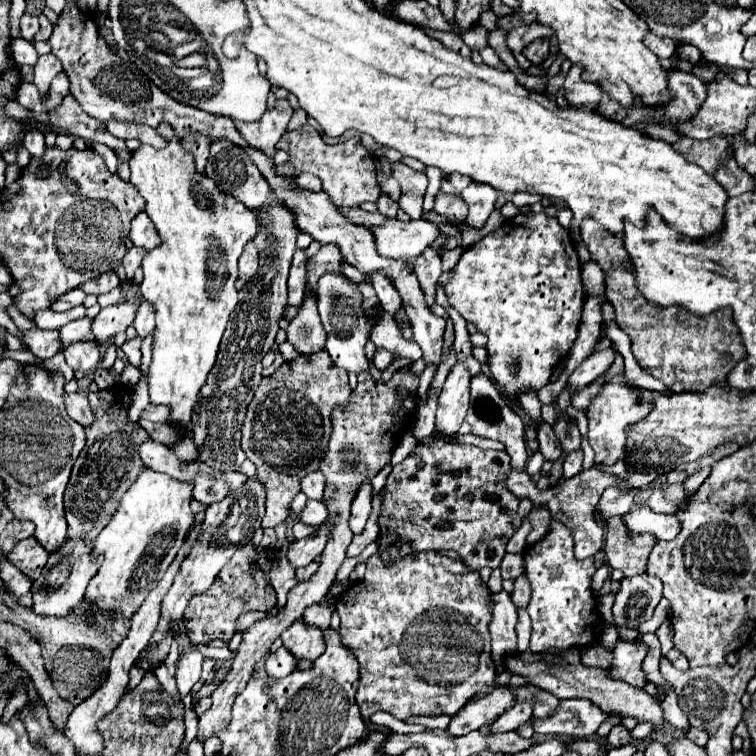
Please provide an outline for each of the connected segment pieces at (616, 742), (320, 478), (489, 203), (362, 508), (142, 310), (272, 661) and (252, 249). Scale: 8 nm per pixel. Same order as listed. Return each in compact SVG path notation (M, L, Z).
M616 724L612 730L610 730L610 734L608 734L608 738L606 738L606 744L610 746L610 748L618 748L618 746L624 746L624 744L630 744L630 732L622 726L622 724Z
M320 470L304 476L302 492L306 492L308 498L322 498L324 488L326 488L326 478L324 478L324 474Z
M472 182L464 192L462 198L468 202L468 216L466 222L474 228L482 228L488 220L488 216L494 210L494 202L498 198L496 190L490 184L480 184L480 182Z
M368 476L360 484L360 488L358 488L358 492L356 492L354 500L352 500L350 530L354 534L360 534L362 532L362 528L364 528L368 516L370 516L370 508L372 508L372 476Z
M142 298L140 306L138 306L138 312L136 312L136 320L134 320L134 326L136 326L136 332L138 336L146 336L154 330L154 318L156 318L156 312L154 312L154 306Z
M282 646L282 648L278 648L276 652L272 652L266 658L266 666L264 668L266 668L268 676L272 676L272 678L284 678L284 676L288 676L294 670L294 664L296 664L294 656Z
M252 242L246 244L246 248L244 248L242 256L240 256L238 268L240 268L238 286L244 286L256 274L256 268L258 268L258 252L256 252L256 246Z

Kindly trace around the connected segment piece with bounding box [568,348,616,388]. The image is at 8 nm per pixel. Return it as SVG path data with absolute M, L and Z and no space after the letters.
M606 348L606 350L596 350L590 358L586 358L568 378L568 384L574 388L582 388L588 386L590 382L594 382L598 376L602 376L608 366L614 362L616 358L616 350L614 348Z

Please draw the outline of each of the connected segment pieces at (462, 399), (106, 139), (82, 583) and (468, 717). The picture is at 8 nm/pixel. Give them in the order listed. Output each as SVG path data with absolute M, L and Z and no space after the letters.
M456 362L456 366L450 370L444 390L438 398L436 410L436 430L434 434L452 436L458 432L460 424L464 422L466 410L470 408L470 378L464 362Z
M68 96L60 110L50 112L50 122L58 132L66 132L90 142L102 142L110 146L120 158L130 156L130 150L124 146L124 140L112 136L106 130L106 124L102 124L100 120L92 120L92 116L84 114L80 104L76 104L74 96Z
M68 538L64 548L60 548L60 552L54 552L48 558L48 564L44 566L44 572L40 574L38 580L34 580L32 584L32 610L40 616L68 616L68 612L78 606L84 598L86 586L92 578L92 560L90 560L90 552L84 552L84 546L80 544L80 540L72 540Z
M498 686L494 688L486 698L478 702L468 702L450 722L448 732L452 736L464 736L472 730L480 730L484 726L490 726L502 716L508 708L512 708L516 702L514 688Z

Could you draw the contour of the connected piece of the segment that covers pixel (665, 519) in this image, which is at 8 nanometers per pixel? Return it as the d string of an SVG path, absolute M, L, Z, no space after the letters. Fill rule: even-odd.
M646 504L634 506L628 514L622 516L624 526L630 536L652 534L660 540L672 540L680 532L680 522L674 514L660 514L648 508Z

